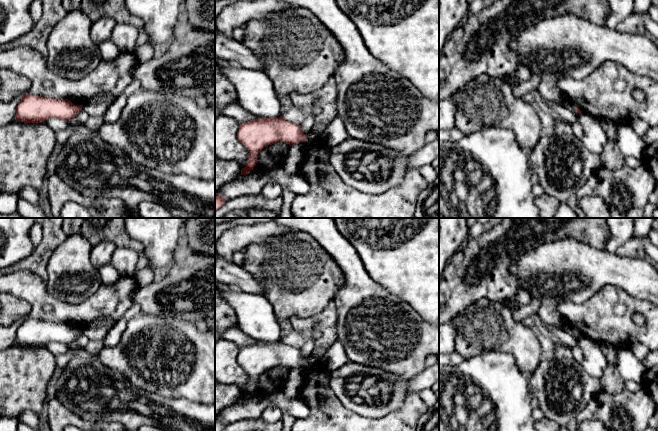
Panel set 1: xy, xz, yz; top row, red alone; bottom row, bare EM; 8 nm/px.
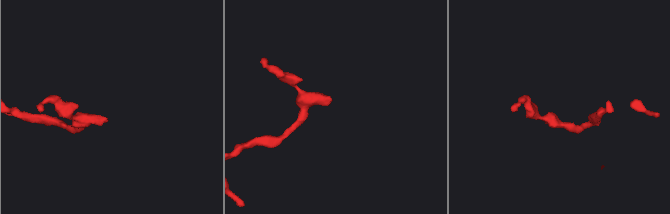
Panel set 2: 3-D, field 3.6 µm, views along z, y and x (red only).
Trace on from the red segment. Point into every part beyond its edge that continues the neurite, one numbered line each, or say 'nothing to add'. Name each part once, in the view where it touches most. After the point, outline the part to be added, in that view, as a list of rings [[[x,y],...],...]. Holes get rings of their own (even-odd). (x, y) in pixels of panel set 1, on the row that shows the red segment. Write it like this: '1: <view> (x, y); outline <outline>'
nothing to add

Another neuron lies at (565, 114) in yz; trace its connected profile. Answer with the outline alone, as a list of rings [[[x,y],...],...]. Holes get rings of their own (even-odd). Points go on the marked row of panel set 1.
[[[545,99],[545,102],[552,108],[554,114],[558,115],[562,120],[568,121],[570,124],[578,123],[579,118],[577,113],[571,112],[564,105],[552,102]]]

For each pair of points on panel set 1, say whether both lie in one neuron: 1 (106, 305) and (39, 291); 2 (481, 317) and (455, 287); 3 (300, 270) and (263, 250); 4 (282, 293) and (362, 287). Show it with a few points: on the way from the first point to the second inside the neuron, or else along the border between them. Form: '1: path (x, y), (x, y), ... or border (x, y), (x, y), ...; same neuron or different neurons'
1: path (89, 310), (58, 310), (56, 308); same neuron
2: border (493, 300), (481, 299), (474, 302), (452, 319); different neurons
3: path (291, 269), (278, 265), (272, 259); same neuron
4: border (339, 266), (344, 276), (344, 285), (332, 300); different neurons

